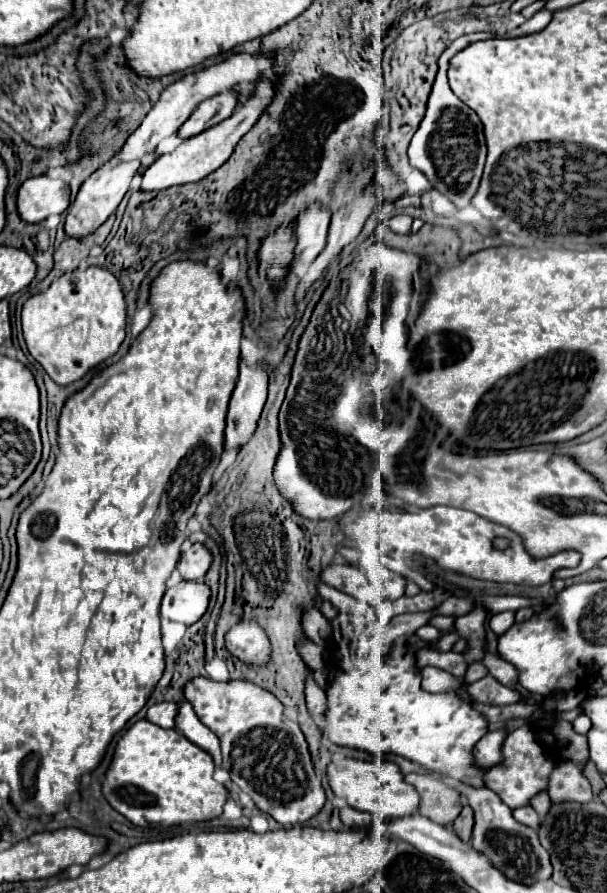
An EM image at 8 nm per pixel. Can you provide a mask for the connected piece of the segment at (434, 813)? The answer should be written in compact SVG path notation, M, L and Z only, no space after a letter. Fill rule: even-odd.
M416 773L406 775L404 779L406 783L414 785L420 795L420 805L418 805L420 815L428 817L438 825L448 825L460 815L462 811L460 793L454 787L446 785L442 779Z

